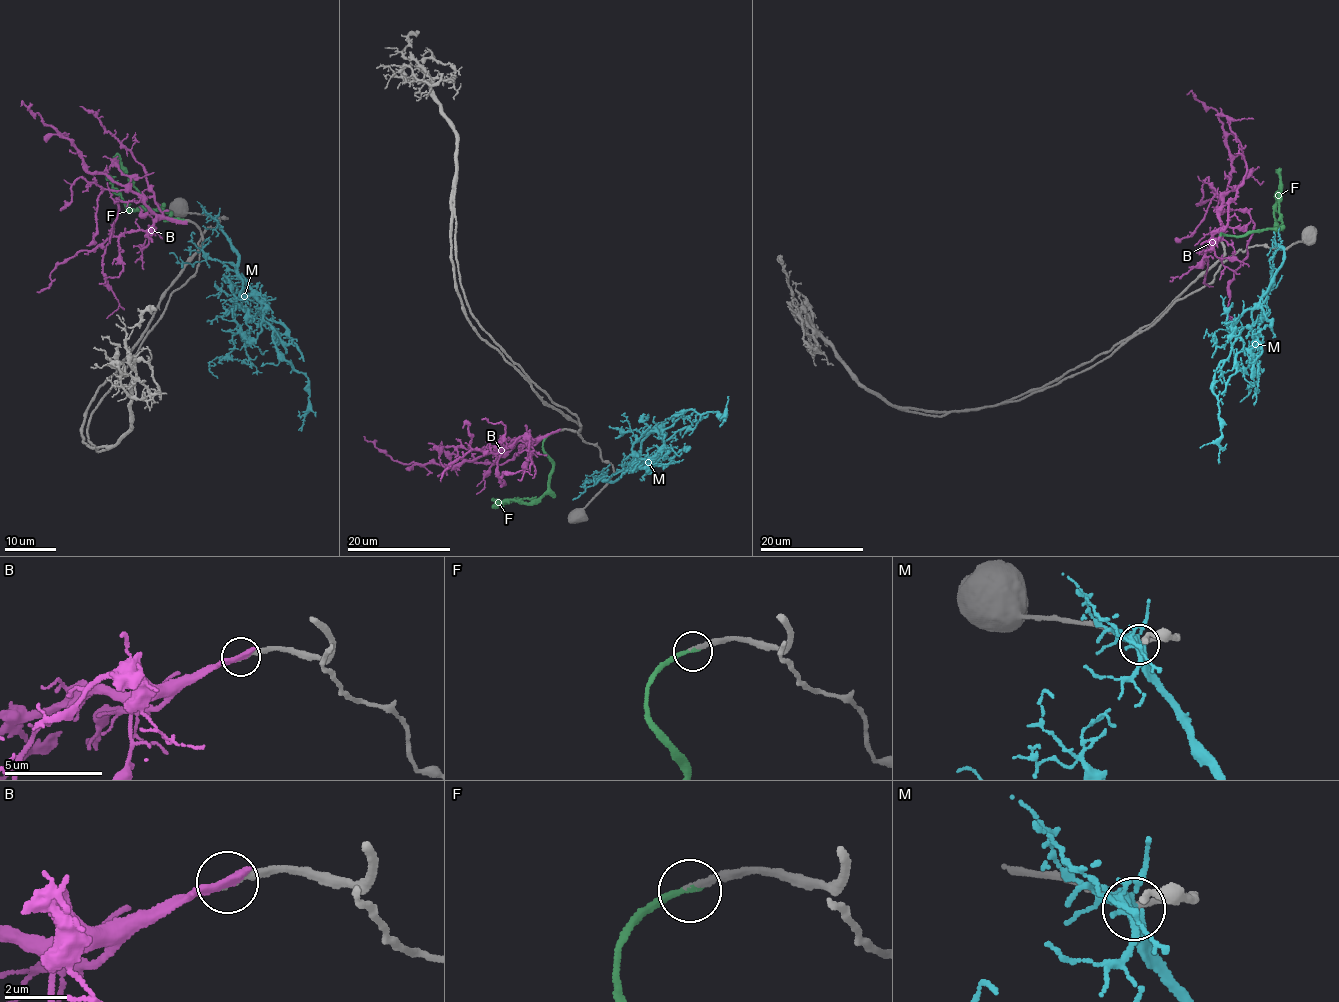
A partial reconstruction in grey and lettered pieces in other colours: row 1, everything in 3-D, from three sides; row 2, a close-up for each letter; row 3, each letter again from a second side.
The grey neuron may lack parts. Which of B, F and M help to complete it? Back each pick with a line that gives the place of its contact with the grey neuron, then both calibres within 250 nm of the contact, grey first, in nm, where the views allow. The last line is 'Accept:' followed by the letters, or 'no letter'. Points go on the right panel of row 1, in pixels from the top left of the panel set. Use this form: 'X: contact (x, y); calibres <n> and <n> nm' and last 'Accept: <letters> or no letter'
F: contact (1220, 235); calibres 240 and 260 nm
Accept: F

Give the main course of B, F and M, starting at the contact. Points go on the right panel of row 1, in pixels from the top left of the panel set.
B: (1220, 237), (1218, 212), (1231, 172), (1228, 148), (1218, 112), (1191, 92), (1186, 94)
F: (1221, 235), (1243, 236), (1250, 231), (1279, 228), (1281, 224), (1277, 195), (1280, 167)
M: (1284, 249), (1283, 260), (1268, 290), (1234, 326), (1233, 348), (1216, 371), (1211, 388), (1218, 401), (1219, 462)

